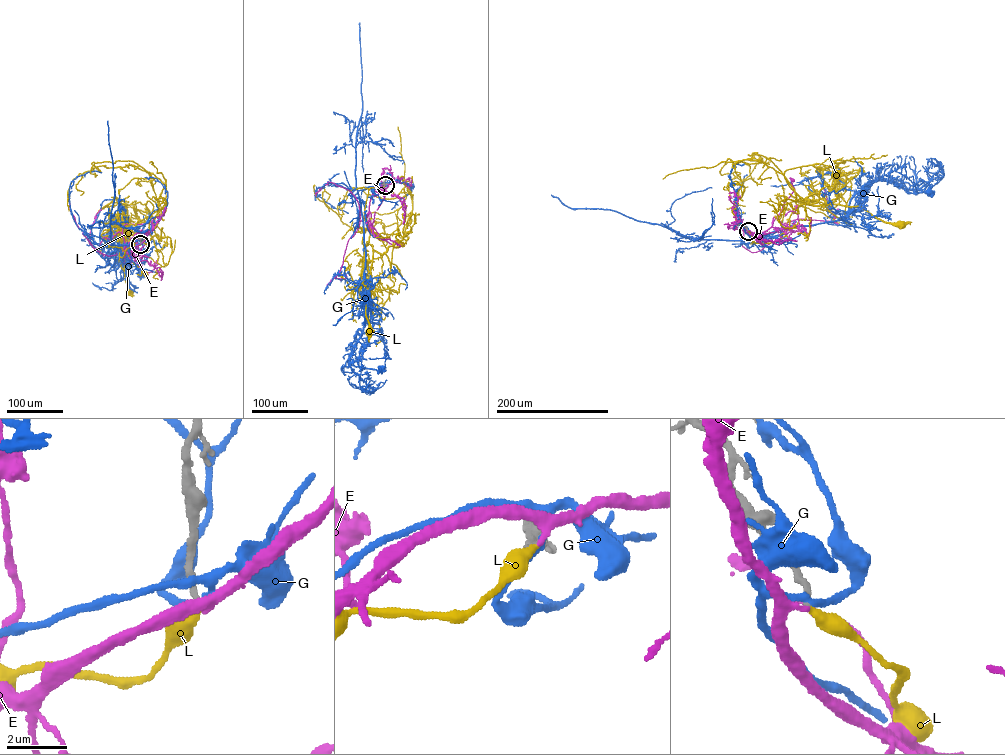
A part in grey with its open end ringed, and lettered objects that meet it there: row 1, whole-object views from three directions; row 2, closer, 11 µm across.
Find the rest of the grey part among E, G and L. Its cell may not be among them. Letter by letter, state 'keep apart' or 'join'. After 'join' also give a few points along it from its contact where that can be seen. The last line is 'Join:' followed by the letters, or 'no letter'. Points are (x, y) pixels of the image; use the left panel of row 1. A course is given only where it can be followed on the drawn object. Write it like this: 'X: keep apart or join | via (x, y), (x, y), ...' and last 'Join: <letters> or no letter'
E: join | via (140, 244), (132, 248), (125, 245), (124, 225), (148, 223), (158, 217)
G: keep apart
L: keep apart
Join: E

